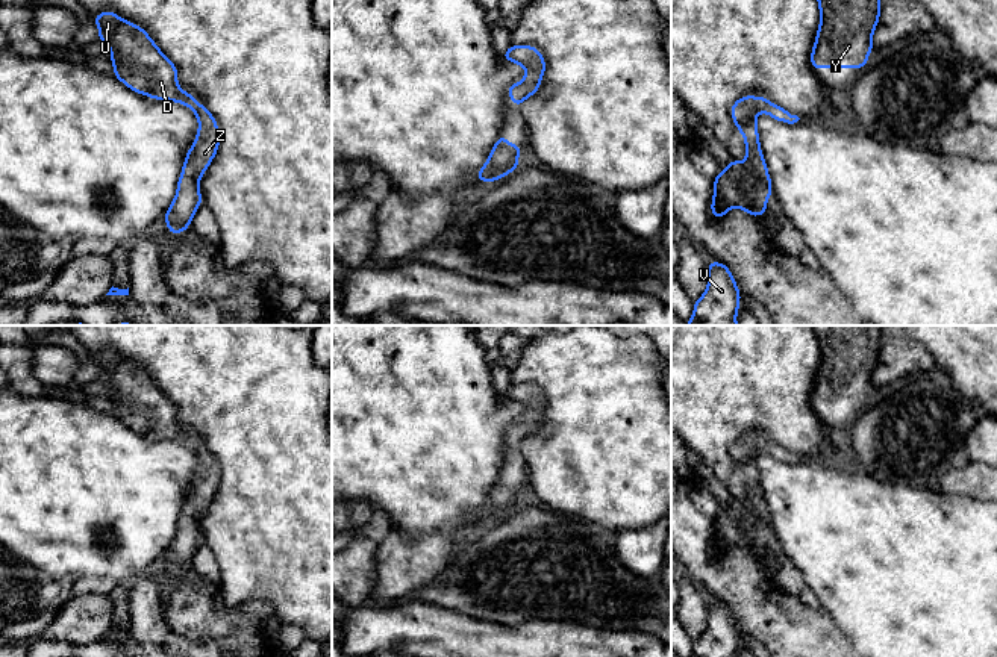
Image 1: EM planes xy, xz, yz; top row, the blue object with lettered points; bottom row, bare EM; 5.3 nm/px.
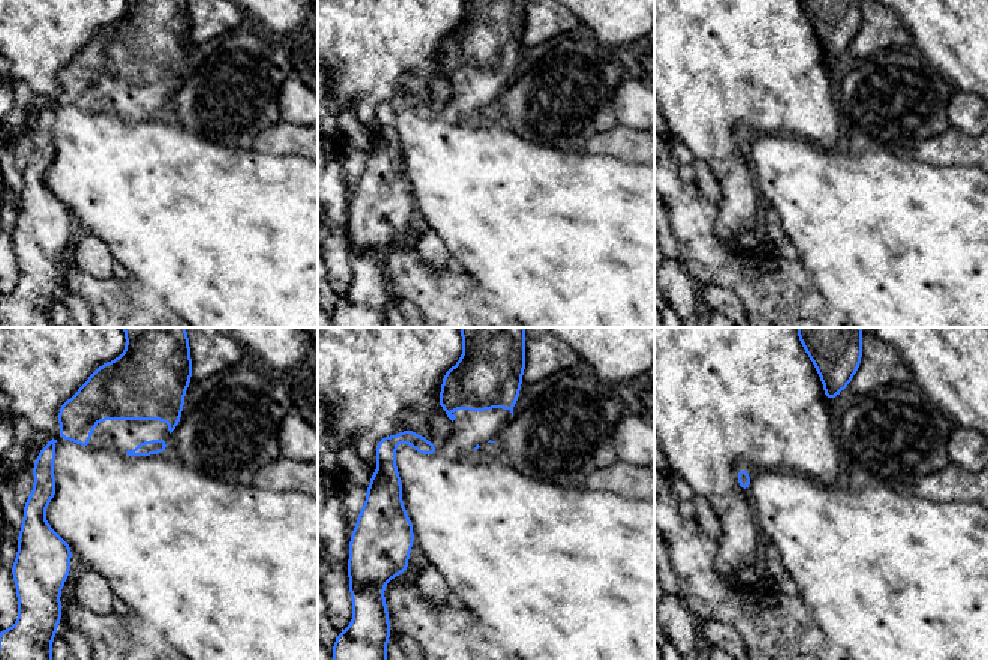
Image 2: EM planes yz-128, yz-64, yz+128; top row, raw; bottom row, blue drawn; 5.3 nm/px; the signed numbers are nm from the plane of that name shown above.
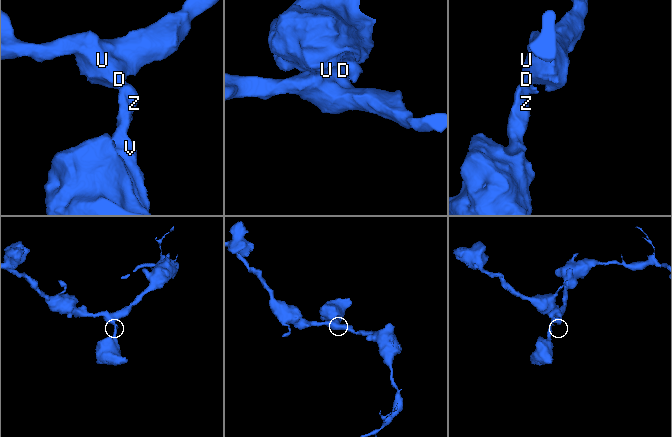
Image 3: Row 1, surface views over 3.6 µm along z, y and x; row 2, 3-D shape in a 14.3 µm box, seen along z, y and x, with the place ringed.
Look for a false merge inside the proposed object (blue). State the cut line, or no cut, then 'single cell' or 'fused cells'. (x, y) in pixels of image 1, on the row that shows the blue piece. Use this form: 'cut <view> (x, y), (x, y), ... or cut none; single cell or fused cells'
cut none; single cell

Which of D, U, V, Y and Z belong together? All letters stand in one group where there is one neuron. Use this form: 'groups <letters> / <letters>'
groups D U V Y Z

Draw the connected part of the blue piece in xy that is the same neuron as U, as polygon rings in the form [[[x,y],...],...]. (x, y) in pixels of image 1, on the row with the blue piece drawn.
[[[112,11],[92,17],[92,21],[100,29],[97,41],[105,42],[112,51],[109,58],[115,67],[112,76],[138,94],[182,103],[191,107],[197,117],[200,129],[185,156],[176,197],[164,215],[168,233],[183,233],[191,226],[197,207],[203,203],[198,189],[200,177],[220,147],[217,121],[189,92],[179,88],[176,65],[158,48],[142,27],[120,18]]]

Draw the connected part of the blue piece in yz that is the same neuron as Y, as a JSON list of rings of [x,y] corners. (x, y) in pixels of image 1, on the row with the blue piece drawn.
[[[817,0],[820,27],[811,53],[814,68],[867,68],[880,0]]]

